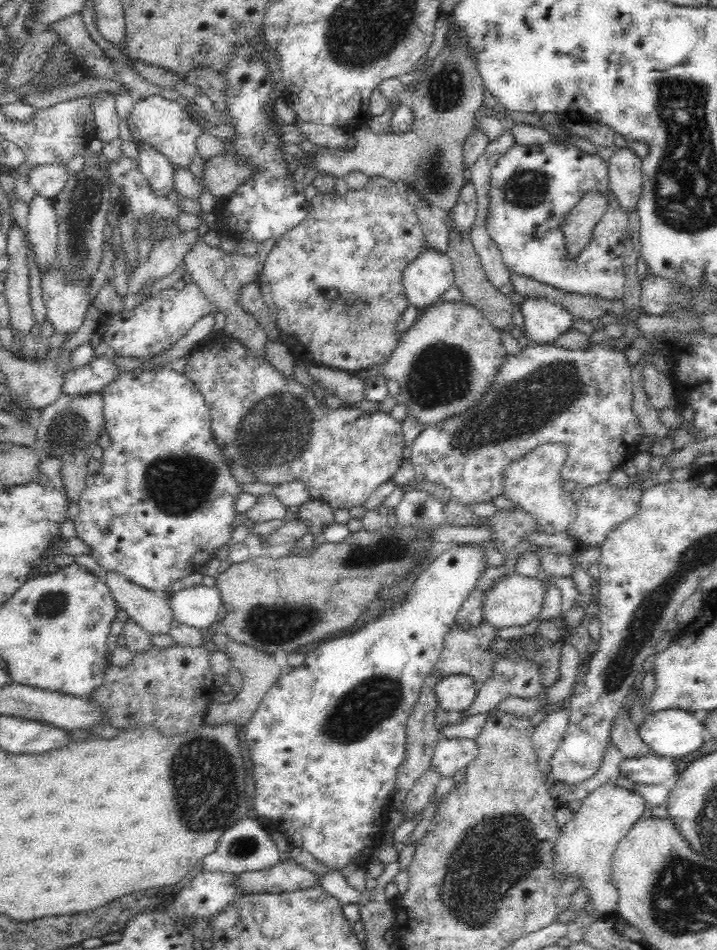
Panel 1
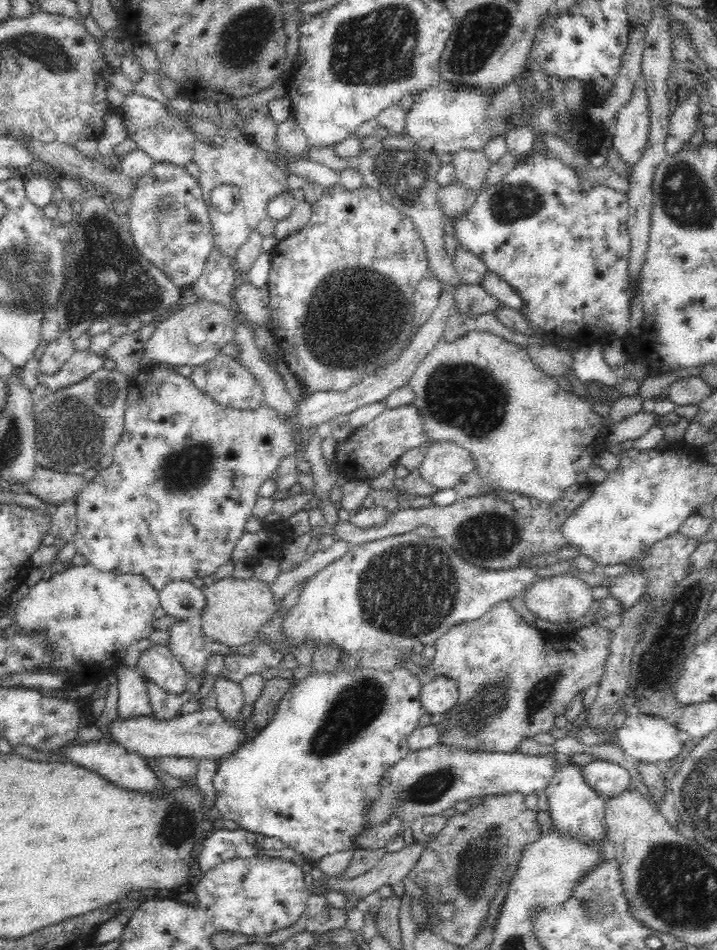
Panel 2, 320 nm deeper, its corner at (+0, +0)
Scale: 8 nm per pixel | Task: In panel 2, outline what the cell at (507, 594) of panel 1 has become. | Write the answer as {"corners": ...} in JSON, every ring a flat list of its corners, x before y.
{"corners":[[569,574,538,579,525,594,525,605,535,616,561,624,584,617,595,600,592,586]]}

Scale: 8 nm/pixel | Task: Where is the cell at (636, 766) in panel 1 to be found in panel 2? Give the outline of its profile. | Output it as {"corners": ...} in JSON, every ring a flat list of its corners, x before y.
{"corners":[[592,759,580,767,584,783,601,797,612,798,633,786,628,771,622,766,602,759]]}

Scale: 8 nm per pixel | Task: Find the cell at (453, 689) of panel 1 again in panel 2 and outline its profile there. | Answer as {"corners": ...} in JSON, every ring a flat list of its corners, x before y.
{"corners":[[434,675,430,682,421,685,420,705,422,705,424,712,437,718,446,713,448,708,452,708,452,704,456,702,457,692,456,681,442,675]]}

